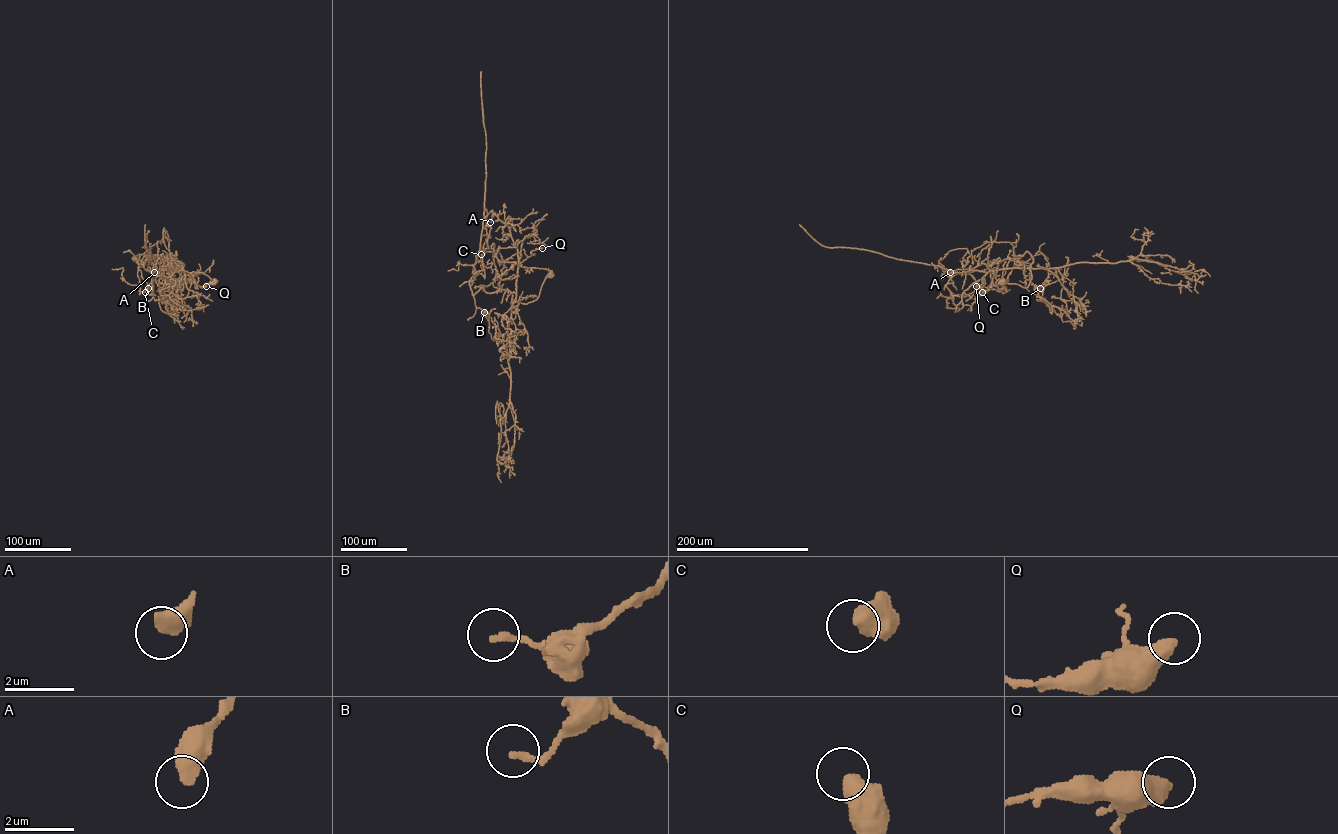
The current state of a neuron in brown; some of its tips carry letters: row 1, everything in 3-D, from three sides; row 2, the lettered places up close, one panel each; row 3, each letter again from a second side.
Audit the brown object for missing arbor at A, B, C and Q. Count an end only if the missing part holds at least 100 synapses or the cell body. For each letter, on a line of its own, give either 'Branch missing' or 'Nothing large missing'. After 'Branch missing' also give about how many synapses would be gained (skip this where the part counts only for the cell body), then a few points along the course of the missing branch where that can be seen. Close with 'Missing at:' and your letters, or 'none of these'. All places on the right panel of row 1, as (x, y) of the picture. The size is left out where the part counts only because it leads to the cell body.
A: Nothing large missing
B: Nothing large missing
C: Nothing large missing
Q: Nothing large missing
Missing at: none of these

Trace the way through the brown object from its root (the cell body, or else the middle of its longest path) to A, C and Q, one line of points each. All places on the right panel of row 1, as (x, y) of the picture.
A: (1003, 281), (1026, 288), (1031, 255), (1018, 255), (1019, 266), (938, 264), (950, 272)
C: (1003, 281), (1026, 288), (1031, 255), (1018, 255), (1019, 266), (1023, 261), (1010, 259), (1004, 286), (982, 292)
Q: (1003, 281), (1026, 288), (1031, 272), (1027, 268), (991, 270), (981, 285), (976, 286)

